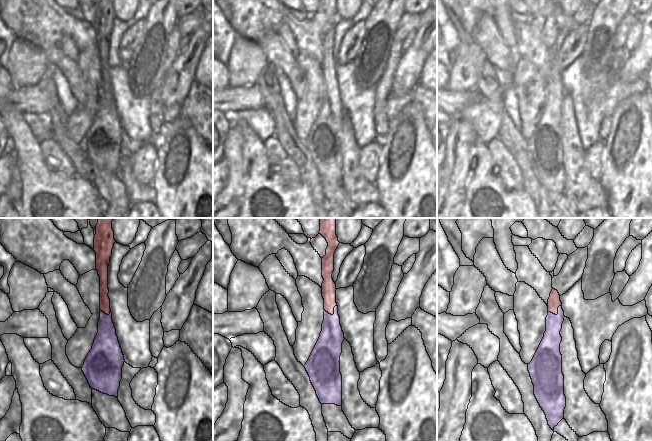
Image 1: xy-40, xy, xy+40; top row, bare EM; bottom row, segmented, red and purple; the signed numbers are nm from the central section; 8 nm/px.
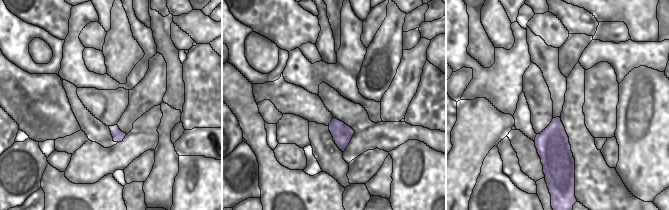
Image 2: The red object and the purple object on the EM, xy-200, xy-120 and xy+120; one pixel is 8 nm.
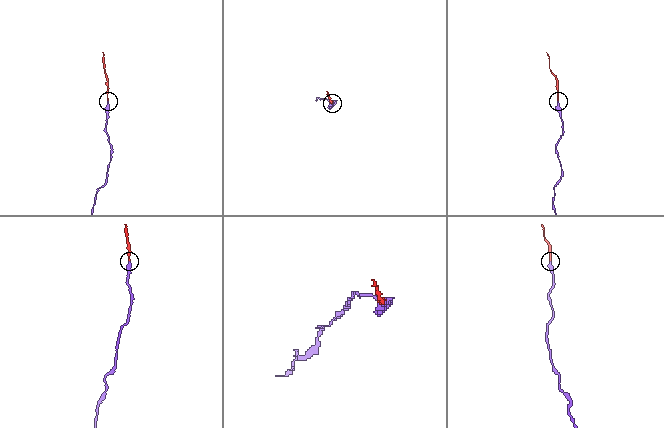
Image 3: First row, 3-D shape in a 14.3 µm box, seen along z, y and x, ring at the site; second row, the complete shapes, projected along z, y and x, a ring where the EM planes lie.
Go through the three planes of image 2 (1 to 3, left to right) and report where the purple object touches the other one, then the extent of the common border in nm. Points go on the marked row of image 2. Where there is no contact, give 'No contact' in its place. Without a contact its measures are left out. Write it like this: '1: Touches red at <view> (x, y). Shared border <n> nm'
1: No contact
2: No contact
3: No contact.

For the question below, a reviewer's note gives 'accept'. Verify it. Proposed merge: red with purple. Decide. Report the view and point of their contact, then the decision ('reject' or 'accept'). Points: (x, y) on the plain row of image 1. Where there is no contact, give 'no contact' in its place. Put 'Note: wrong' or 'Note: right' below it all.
meets red in xy+40 at (557, 89); reject
Note: wrong

